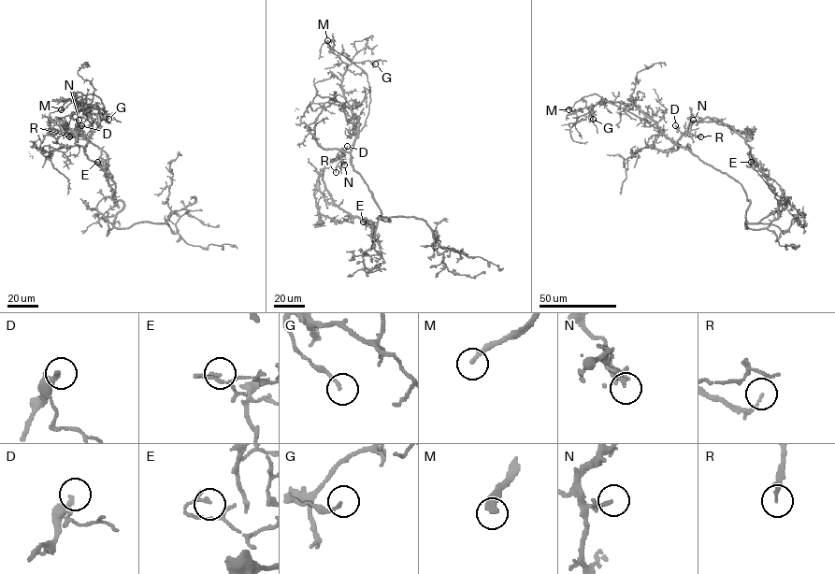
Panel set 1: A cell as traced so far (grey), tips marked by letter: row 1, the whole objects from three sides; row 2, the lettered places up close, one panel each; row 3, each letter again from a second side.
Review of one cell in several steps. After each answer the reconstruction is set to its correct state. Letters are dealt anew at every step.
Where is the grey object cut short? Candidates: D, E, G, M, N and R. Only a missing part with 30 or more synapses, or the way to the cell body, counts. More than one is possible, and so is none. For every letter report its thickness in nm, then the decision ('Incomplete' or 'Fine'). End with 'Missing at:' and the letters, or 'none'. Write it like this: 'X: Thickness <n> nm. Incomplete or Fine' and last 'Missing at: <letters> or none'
D: Thickness 240 nm. Incomplete
E: Thickness 170 nm. Fine
G: Thickness 120 nm. Fine
M: Thickness 320 nm. Incomplete
N: Thickness 190 nm. Fine
R: Thickness 130 nm. Incomplete
Missing at: D, M, R

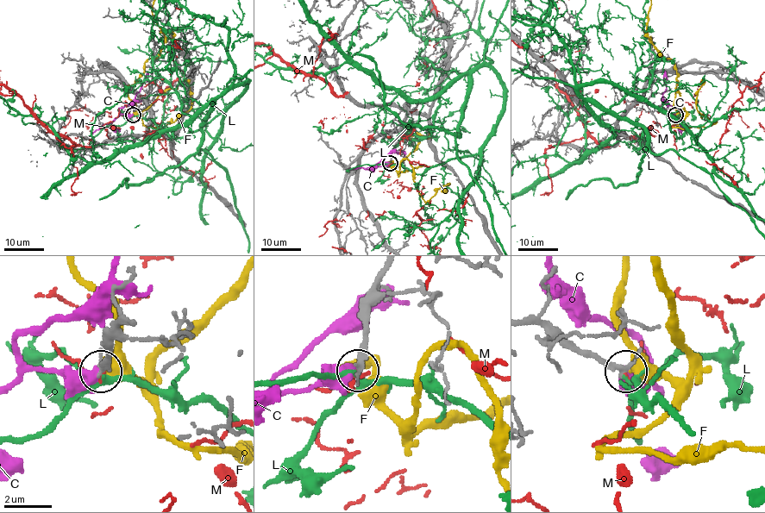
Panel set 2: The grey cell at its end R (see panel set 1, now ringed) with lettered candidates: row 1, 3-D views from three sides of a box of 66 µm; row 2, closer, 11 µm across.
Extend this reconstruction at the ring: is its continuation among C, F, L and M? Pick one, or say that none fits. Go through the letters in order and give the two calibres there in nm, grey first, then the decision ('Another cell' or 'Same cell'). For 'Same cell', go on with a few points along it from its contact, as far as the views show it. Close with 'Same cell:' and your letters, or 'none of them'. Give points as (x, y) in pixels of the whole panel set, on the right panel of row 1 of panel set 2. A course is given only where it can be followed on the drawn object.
C: Thickness 260 nm (grey) against 600 nm. Another cell
F: Thickness 240 nm (grey) against 550 nm. Another cell
L: Thickness 260 nm (grey) against 180 nm. Another cell
M: Thickness 280 nm (grey) against 120 nm. Another cell
Same cell: none of them

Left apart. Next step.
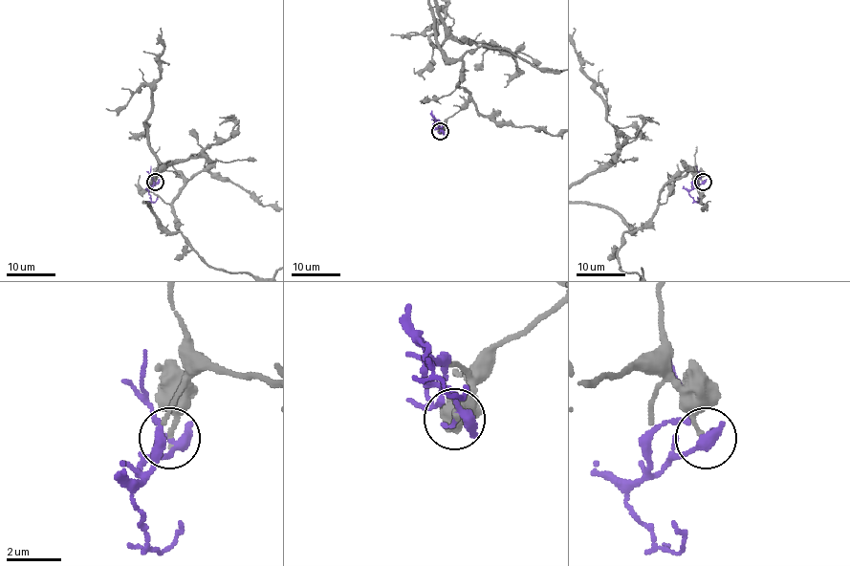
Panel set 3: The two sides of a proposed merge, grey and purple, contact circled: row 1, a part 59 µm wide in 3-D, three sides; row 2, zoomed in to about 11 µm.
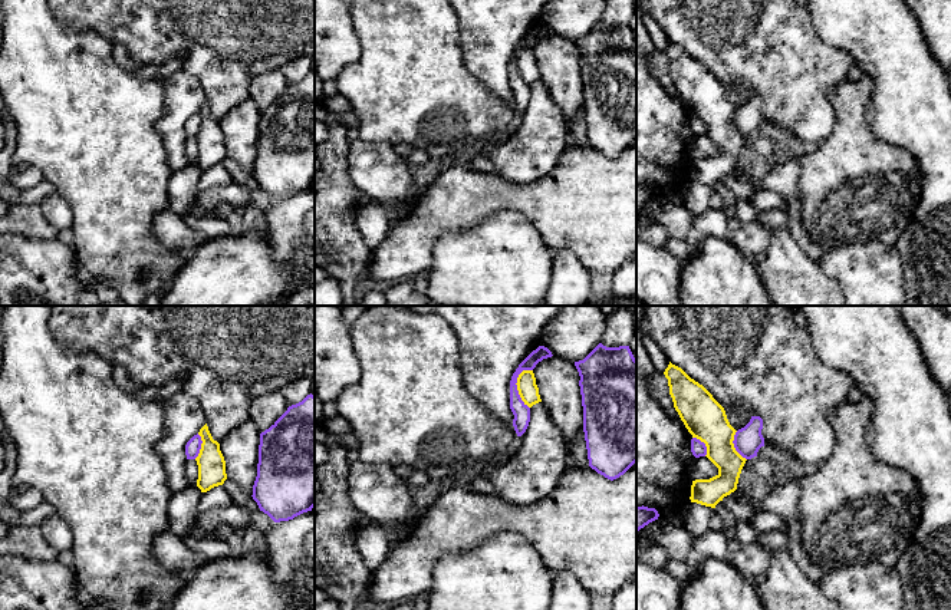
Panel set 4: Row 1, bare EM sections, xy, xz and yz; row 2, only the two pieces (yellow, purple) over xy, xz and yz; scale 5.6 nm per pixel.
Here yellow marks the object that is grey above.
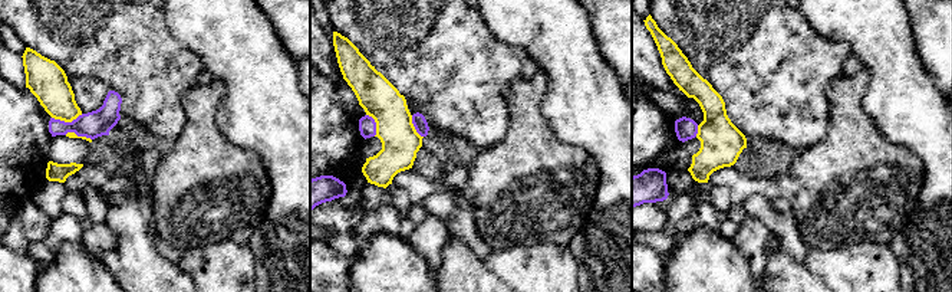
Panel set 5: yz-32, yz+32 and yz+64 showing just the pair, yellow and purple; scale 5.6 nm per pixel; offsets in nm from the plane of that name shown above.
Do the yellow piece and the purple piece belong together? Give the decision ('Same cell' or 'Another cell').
Another cell

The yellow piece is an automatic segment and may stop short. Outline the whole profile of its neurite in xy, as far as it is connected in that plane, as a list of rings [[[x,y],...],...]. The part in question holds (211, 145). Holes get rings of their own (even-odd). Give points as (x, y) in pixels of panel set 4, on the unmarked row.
[[[207,102],[200,108],[201,128],[195,136],[198,144],[197,165],[207,171],[214,165],[223,164],[227,158],[226,139],[220,129],[220,122],[213,118]]]

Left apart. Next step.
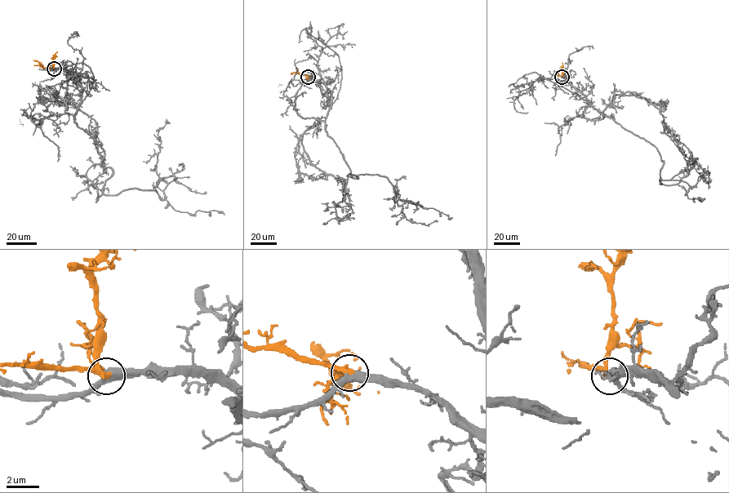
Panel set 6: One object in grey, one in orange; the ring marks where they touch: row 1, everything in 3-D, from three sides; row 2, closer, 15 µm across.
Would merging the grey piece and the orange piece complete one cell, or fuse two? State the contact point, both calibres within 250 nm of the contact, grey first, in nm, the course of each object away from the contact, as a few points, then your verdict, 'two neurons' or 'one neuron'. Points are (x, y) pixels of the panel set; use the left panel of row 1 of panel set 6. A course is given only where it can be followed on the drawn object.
place (54, 68); calibres 460 and 280 nm; course grey (55, 68), (79, 83), (74, 121), (112, 170), (104, 194), (153, 189), (176, 210), (224, 215); course orange (55, 68), (42, 66), (33, 59); one neuron

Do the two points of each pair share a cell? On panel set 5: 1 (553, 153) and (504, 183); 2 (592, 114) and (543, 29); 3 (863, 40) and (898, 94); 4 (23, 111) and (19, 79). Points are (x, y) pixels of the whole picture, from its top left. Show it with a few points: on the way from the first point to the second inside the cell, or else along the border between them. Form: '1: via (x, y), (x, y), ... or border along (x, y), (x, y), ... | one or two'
1: via (542, 164), (527, 174), (516, 176) | one
2: via (583, 92), (575, 66), (565, 51) | one
3: via (876, 53), (896, 74), (898, 81) | one
4: border along (15, 85), (25, 88) | two

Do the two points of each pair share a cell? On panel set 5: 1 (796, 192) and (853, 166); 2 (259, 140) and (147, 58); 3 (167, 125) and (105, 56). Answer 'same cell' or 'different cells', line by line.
1: same cell
2: different cells
3: same cell

